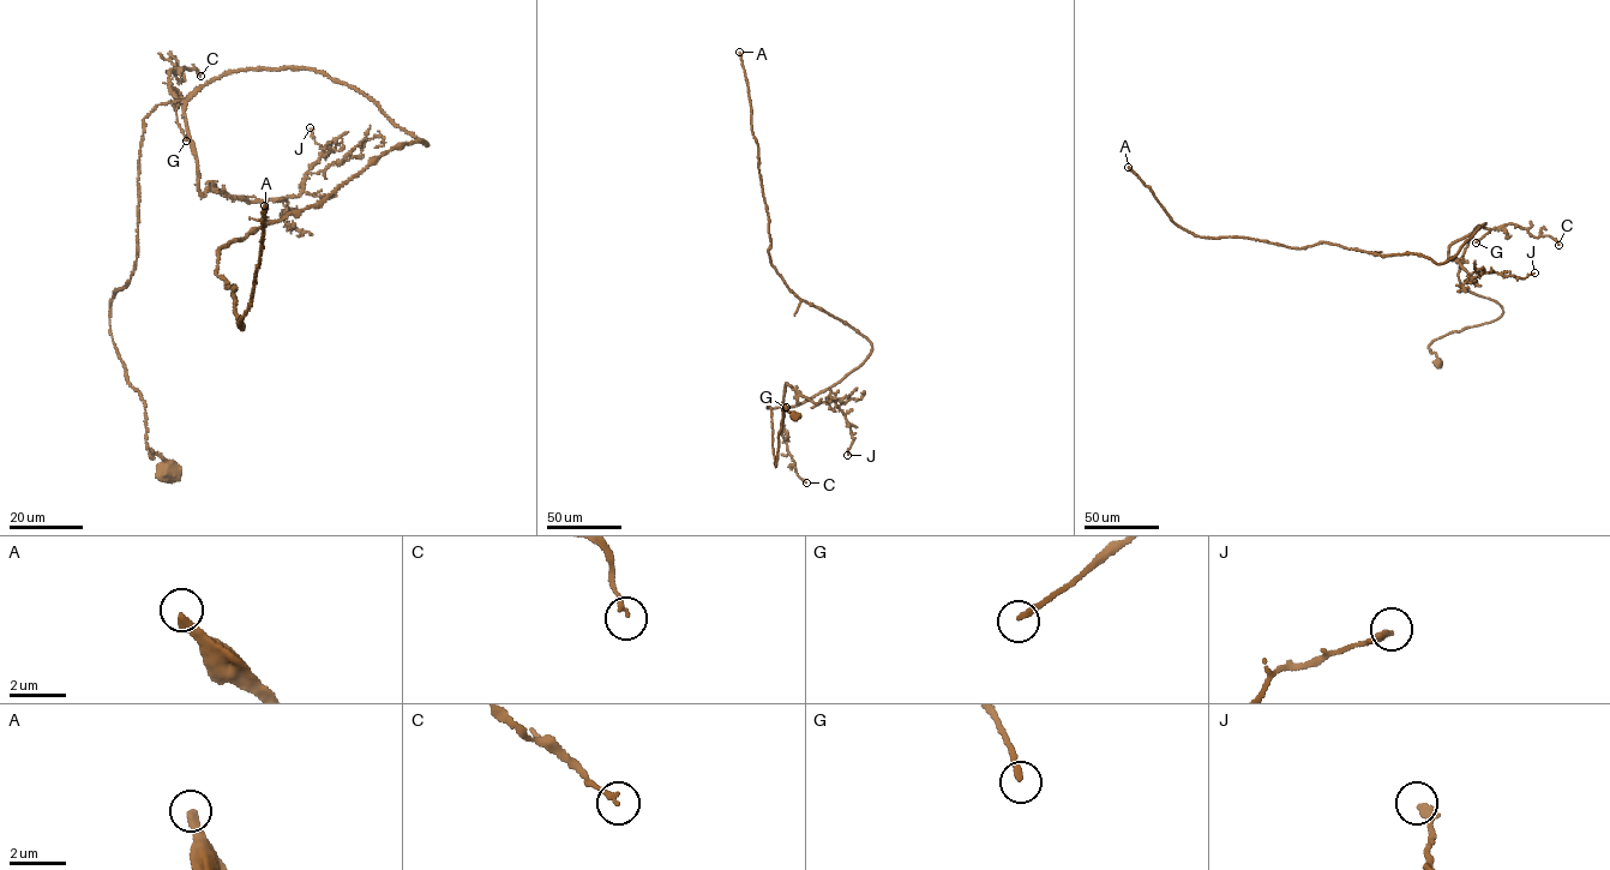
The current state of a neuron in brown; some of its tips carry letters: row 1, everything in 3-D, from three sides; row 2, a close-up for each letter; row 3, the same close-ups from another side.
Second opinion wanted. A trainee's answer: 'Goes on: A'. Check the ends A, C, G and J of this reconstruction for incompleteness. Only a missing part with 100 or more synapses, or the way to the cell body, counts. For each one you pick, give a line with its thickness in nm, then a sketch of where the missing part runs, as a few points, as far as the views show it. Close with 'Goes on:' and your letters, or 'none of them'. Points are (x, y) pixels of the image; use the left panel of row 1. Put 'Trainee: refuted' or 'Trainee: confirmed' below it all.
A: Thickness 360 nm. Course of what is missing: (264, 205), (294, 143), (314, 154), (330, 108), (353, 89), (355, 73), (398, 64), (410, 82), (440, 78)
Goes on: A
Trainee: confirmed

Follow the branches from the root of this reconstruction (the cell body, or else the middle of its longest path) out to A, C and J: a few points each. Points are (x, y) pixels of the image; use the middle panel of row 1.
A: (796, 415), (782, 404), (775, 467), (767, 407), (828, 389), (871, 343), (802, 300), (772, 264), (739, 52)
C: (796, 415), (782, 404), (775, 467), (772, 412), (767, 407), (785, 407), (782, 437), (796, 472), (806, 482)
J: (796, 415), (782, 404), (775, 467), (767, 407), (782, 406), (786, 383), (834, 401), (847, 455)

